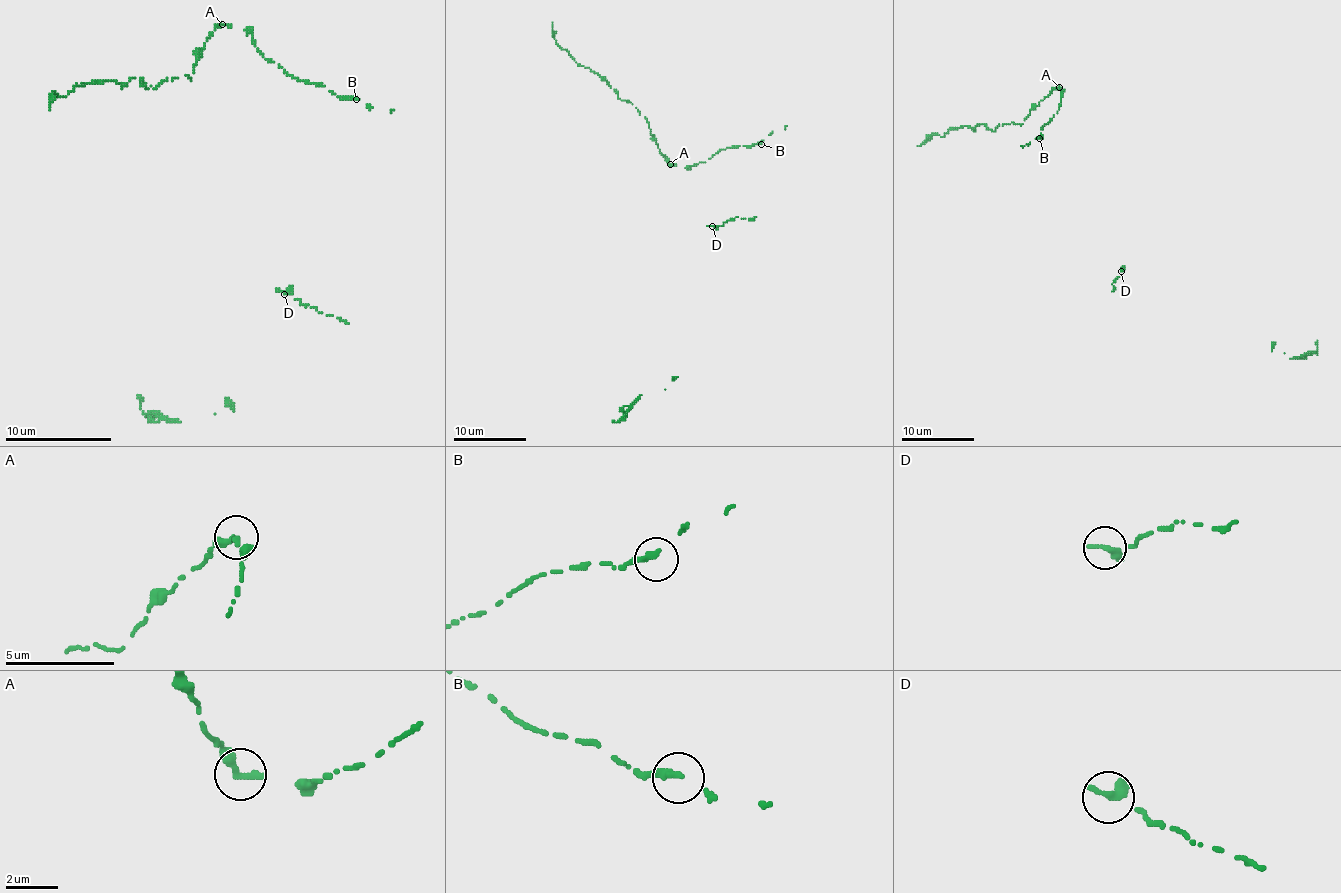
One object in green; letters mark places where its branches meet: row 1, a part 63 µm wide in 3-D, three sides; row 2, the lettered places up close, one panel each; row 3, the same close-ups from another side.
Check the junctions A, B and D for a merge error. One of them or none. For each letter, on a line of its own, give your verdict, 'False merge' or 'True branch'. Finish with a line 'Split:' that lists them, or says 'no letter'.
A: False merge
B: True branch
D: True branch
Split: A

